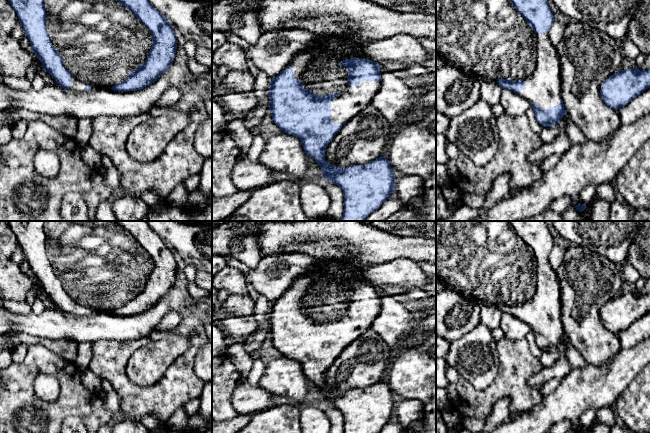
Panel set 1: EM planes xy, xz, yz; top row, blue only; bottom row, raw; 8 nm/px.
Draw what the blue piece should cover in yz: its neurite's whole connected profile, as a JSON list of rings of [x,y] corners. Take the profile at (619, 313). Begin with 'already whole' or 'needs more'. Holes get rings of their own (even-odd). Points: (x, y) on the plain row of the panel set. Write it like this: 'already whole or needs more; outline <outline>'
already whole; outline [[[633,291],[607,302],[601,310],[601,321],[605,329],[618,333],[650,312],[650,294]]]

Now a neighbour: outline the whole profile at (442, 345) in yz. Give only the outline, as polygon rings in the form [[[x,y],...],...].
[[[436,335],[436,357],[444,358],[449,350],[450,342]]]

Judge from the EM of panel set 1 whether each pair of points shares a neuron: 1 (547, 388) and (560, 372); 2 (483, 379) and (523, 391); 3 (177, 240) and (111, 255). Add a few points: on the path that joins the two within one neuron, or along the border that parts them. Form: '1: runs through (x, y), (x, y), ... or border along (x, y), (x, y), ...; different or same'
1: border along (560, 379), (550, 379), (540, 387); different
2: border along (498, 358), (495, 379), (483, 389), (474, 388); different
3: border along (154, 231), (172, 248); different

